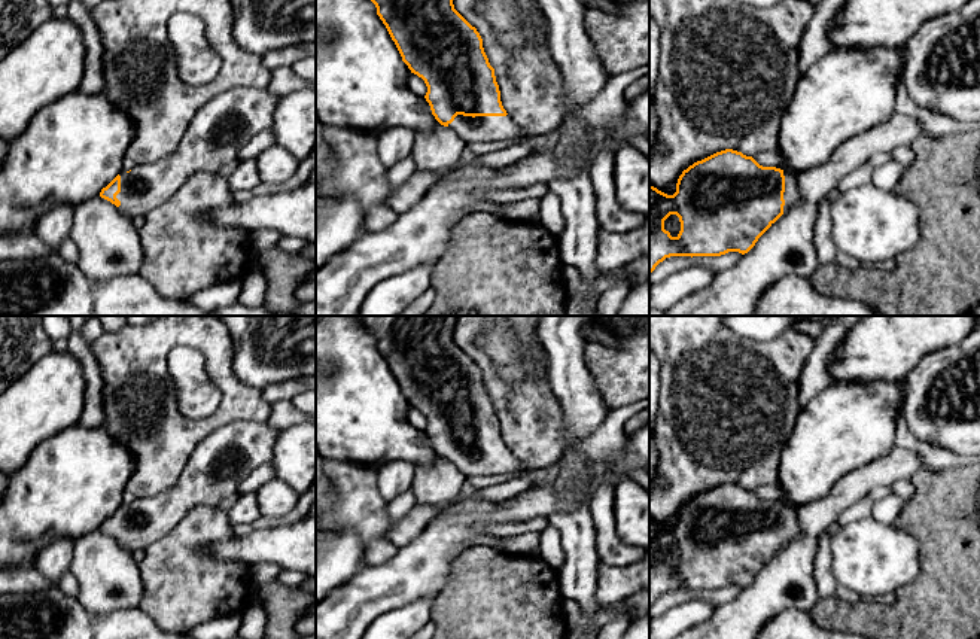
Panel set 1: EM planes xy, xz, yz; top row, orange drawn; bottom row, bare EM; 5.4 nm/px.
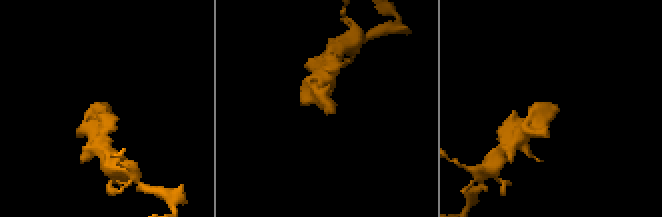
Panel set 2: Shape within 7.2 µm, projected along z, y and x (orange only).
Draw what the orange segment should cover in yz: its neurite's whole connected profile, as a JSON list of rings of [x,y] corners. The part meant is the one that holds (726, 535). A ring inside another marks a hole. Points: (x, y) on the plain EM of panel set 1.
[[[725,483],[694,496],[678,512],[676,526],[667,529],[649,518],[649,608],[670,590],[721,590],[728,585],[748,587],[758,572],[800,533],[798,509],[776,500],[763,500],[752,490]],[[676,548],[681,565],[672,570],[664,554]]]

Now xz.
[[[357,316],[377,341],[402,395],[427,420],[424,429],[435,453],[465,477],[526,472],[500,435],[494,402],[483,372],[453,338],[457,316]]]

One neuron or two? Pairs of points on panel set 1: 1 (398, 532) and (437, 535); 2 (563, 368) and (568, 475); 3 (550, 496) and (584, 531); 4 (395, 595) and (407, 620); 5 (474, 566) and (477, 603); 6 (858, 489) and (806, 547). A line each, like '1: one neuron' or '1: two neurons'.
1: two neurons
2: one neuron
3: two neurons
4: two neurons
5: one neuron
6: one neuron

